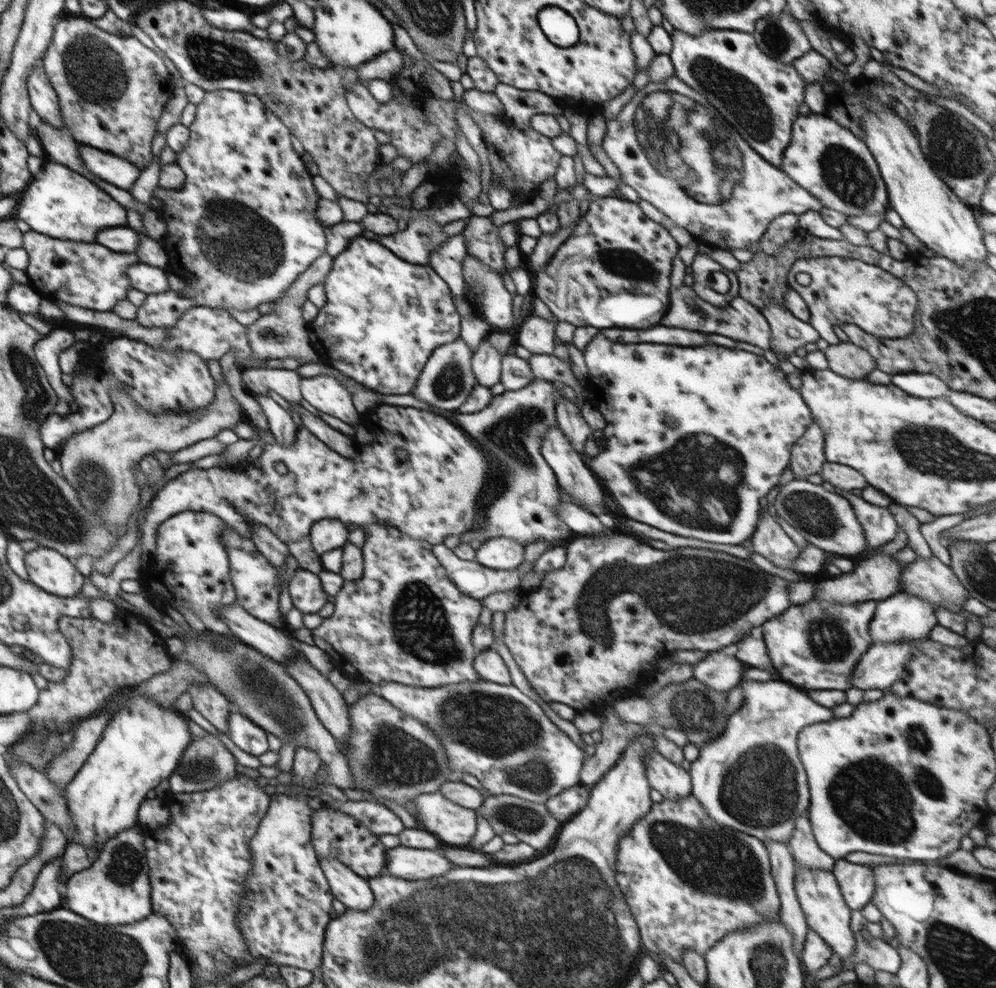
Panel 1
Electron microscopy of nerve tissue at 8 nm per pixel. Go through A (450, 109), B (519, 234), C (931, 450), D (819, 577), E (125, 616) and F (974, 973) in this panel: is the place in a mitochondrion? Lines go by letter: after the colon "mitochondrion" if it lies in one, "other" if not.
A: other
B: other
C: mitochondrion
D: other
E: other
F: mitochondrion

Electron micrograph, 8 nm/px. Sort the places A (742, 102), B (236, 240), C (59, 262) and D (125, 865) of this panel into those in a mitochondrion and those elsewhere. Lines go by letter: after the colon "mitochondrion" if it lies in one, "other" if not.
A: mitochondrion
B: mitochondrion
C: other
D: mitochondrion

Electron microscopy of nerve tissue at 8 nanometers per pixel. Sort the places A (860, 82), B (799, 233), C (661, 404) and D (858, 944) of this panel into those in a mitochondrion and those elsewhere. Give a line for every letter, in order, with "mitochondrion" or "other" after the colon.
A: other
B: other
C: other
D: other

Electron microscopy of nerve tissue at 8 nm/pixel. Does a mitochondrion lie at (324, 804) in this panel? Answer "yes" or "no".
no

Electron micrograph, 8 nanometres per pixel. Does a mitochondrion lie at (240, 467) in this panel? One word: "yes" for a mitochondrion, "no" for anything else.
no

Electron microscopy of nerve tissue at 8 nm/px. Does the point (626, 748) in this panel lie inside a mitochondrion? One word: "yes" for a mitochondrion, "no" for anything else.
no

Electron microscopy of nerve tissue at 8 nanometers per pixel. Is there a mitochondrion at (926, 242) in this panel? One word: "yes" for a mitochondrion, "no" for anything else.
no

